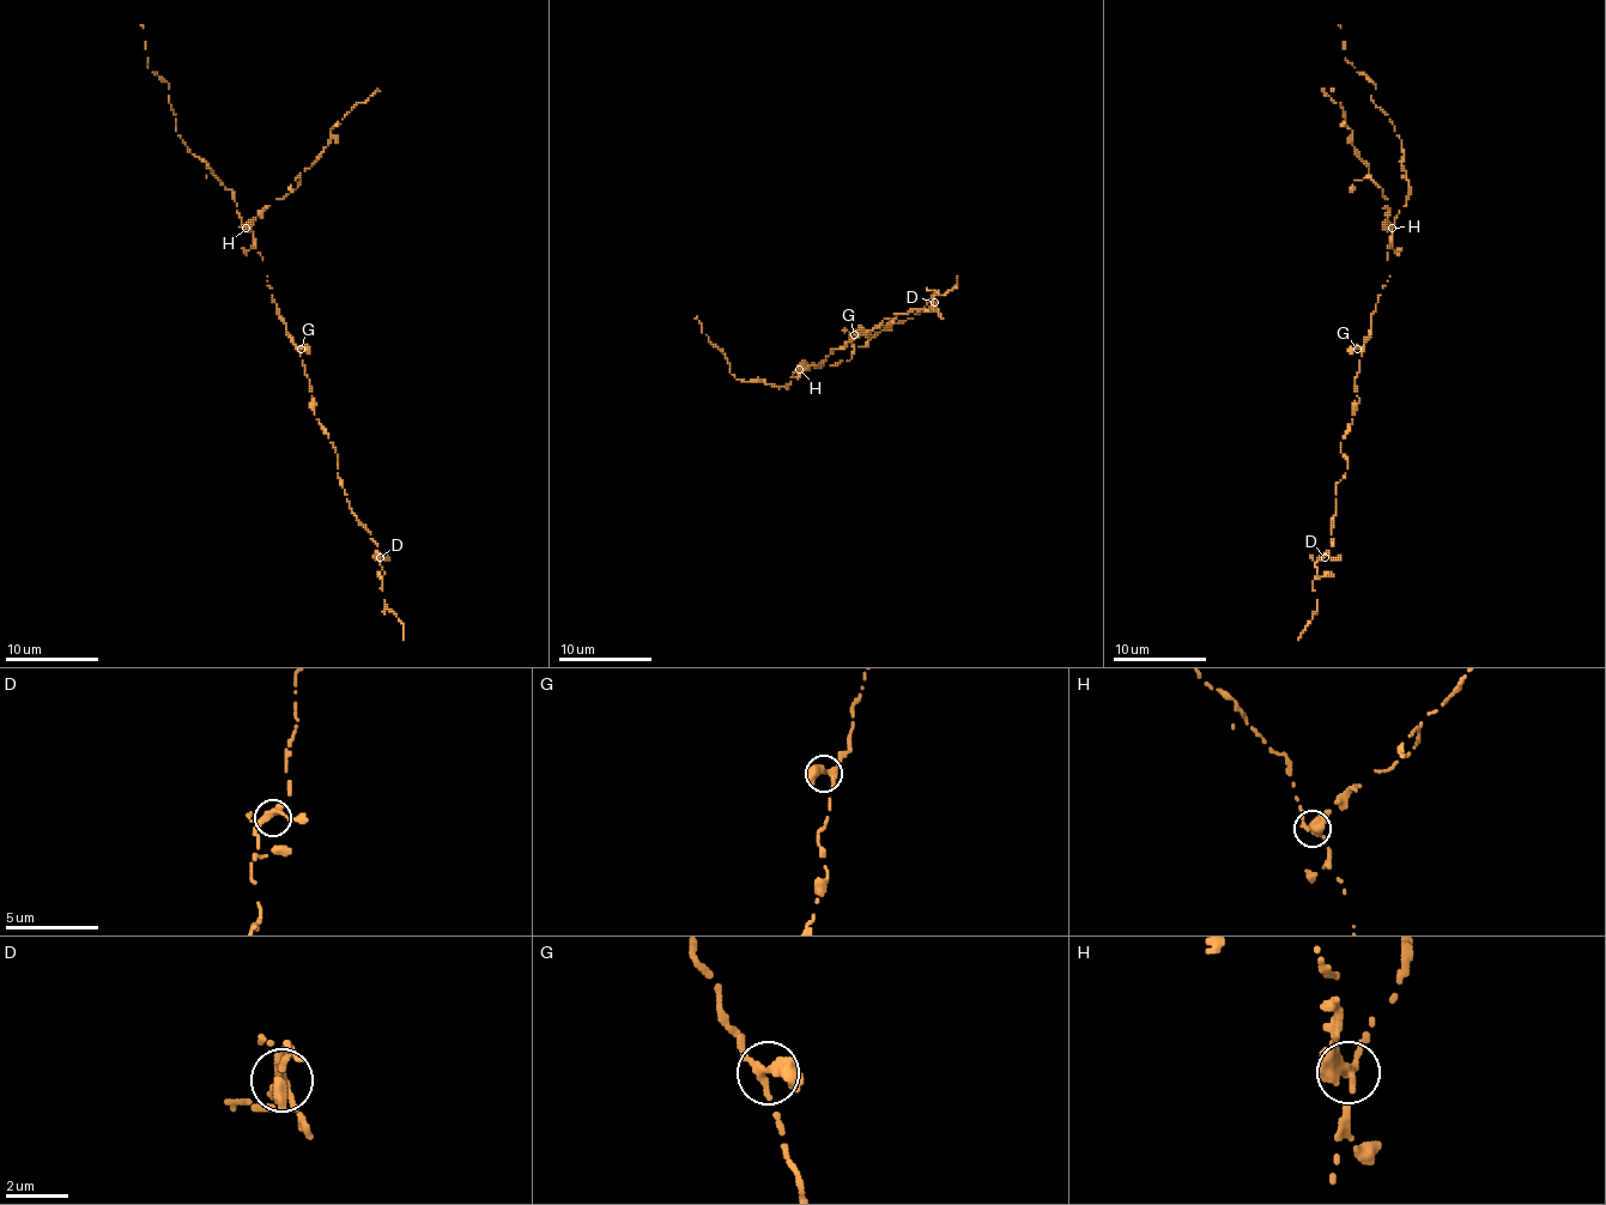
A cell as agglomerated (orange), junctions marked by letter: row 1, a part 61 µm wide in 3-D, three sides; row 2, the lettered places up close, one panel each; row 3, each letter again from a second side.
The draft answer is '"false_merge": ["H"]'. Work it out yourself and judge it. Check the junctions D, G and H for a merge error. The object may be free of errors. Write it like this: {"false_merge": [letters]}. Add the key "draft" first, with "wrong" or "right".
{"draft": "right", "false_merge": ["H"]}

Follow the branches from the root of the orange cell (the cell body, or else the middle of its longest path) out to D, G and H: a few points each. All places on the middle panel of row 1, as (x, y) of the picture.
D: (832, 349), (864, 333), (866, 337), (884, 319), (891, 326), (896, 314), (932, 309), (934, 302)
G: (832, 349), (840, 349), (854, 334)
H: (832, 349), (822, 368), (810, 365), (807, 370), (800, 370)

